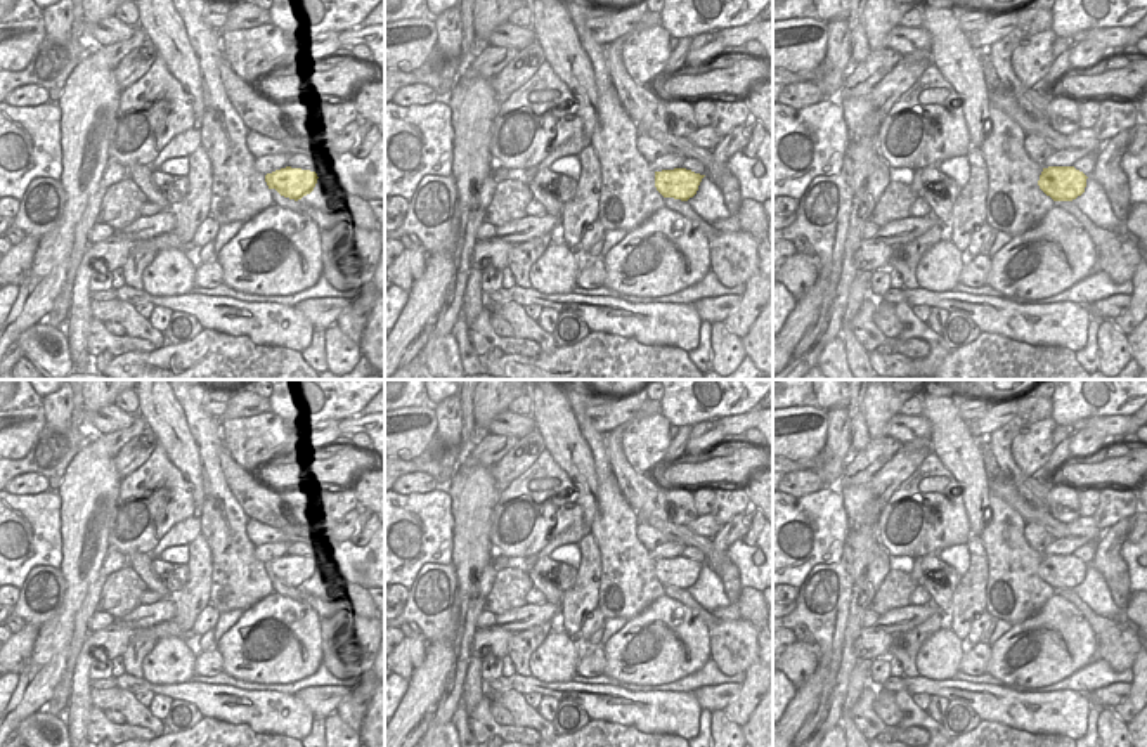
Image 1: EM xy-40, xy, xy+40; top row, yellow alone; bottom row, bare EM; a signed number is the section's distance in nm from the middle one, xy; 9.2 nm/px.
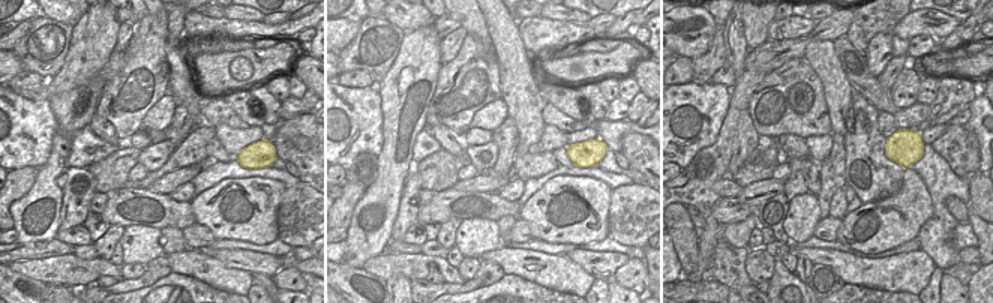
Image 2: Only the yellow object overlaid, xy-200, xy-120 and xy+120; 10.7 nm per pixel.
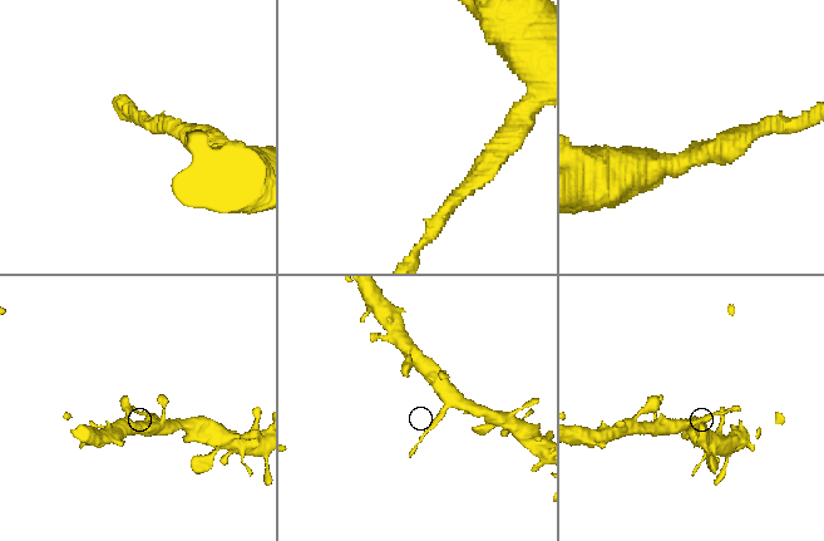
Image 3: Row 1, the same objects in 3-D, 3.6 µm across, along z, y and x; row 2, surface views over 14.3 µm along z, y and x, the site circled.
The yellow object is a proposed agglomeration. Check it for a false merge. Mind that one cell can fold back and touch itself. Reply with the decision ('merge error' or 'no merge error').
merge error

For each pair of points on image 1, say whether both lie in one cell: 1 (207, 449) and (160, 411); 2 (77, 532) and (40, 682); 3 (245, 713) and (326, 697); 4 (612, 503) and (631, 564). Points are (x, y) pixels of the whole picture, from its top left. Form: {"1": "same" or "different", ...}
{"1": "different", "2": "same", "3": "different", "4": "same"}

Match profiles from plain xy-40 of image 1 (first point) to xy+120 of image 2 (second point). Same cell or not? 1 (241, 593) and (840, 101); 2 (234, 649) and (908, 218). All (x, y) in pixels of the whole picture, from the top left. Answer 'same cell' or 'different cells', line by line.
1: different cells
2: same cell

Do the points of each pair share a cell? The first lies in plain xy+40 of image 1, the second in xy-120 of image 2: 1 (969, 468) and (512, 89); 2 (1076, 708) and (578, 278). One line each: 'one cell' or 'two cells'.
1: two cells
2: one cell

